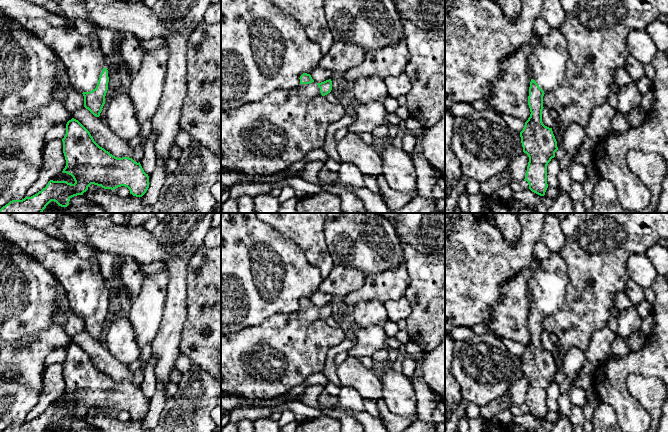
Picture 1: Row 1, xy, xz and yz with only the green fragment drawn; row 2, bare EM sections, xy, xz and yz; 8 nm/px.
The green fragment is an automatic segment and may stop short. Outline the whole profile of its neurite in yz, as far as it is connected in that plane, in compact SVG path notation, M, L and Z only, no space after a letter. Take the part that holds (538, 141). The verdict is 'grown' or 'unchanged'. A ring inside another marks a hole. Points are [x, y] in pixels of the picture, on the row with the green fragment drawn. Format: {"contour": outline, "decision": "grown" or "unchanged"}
{"contour": "M559 28L539 37L529 56L531 82L528 105L530 117L520 132L523 152L529 157L525 181L529 189L544 196L548 188L547 165L558 150L552 128L542 122L543 96L563 80L568 60L566 40Z", "decision": "grown"}

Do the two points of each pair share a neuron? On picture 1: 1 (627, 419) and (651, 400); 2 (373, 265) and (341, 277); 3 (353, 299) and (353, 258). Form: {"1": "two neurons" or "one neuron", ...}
{"1": "two neurons", "2": "two neurons", "3": "two neurons"}

